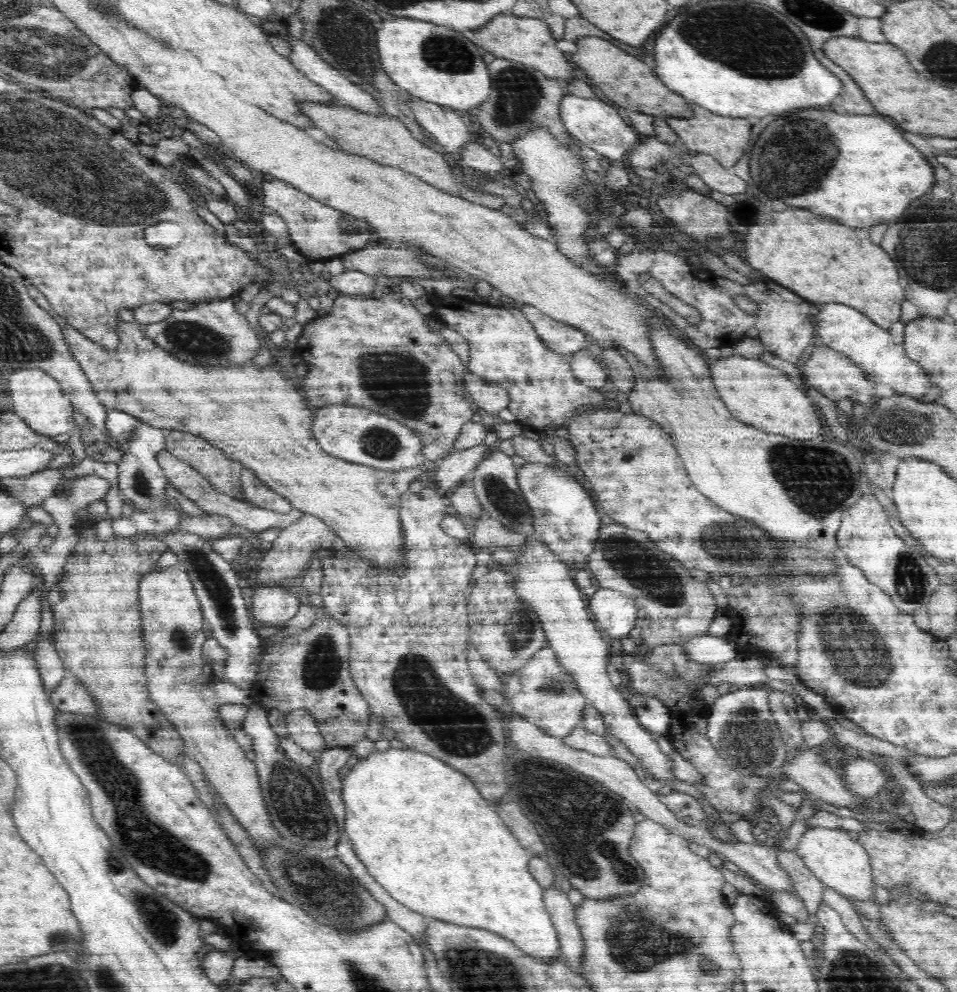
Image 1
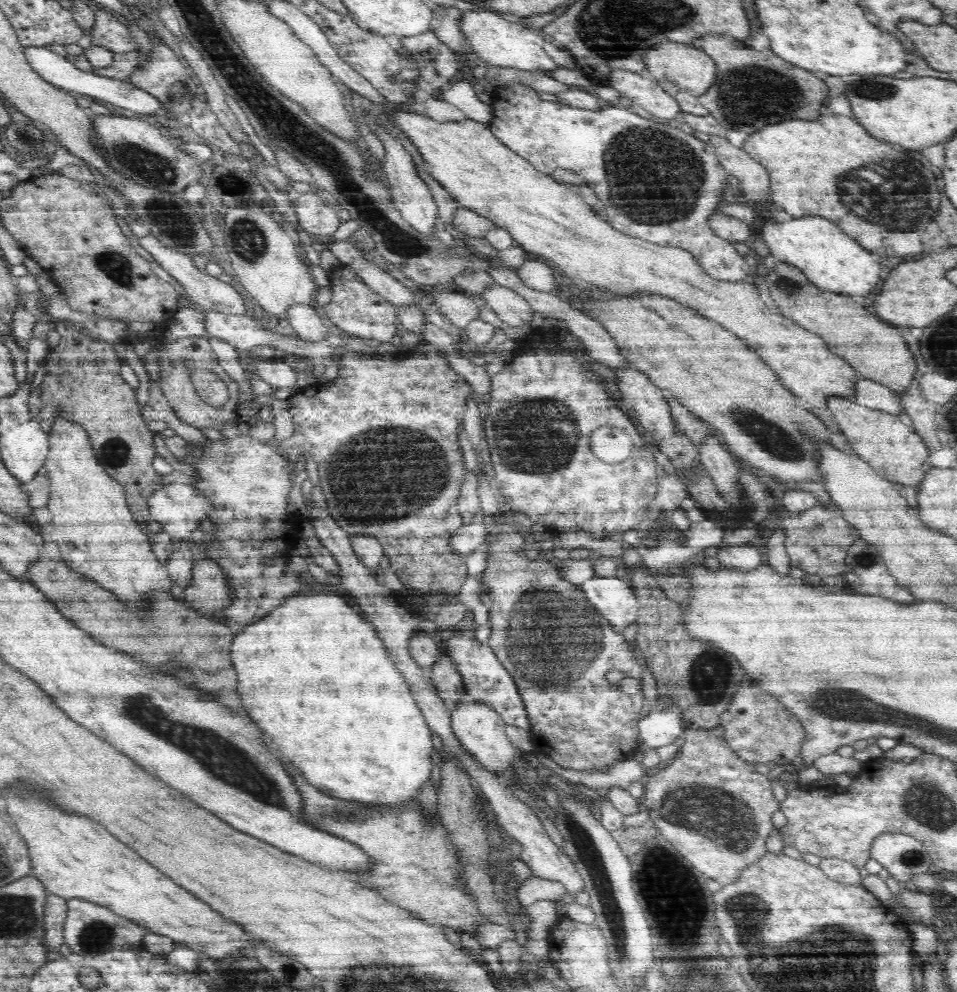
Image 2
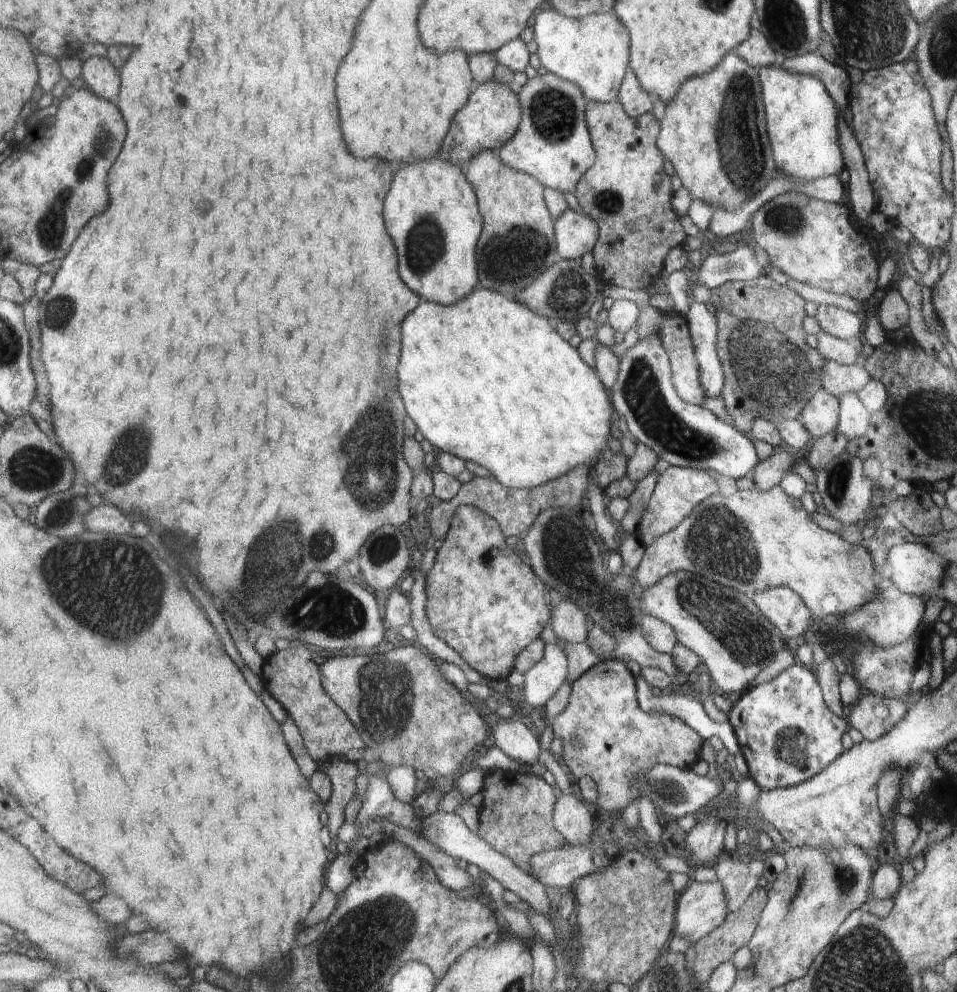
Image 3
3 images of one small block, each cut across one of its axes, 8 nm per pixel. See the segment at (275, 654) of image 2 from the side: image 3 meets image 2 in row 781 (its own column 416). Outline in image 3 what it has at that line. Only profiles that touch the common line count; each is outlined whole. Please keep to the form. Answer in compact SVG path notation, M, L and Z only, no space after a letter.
M482 286L455 305L446 306L420 300L415 312L408 318L408 322L404 322L404 354L400 354L400 382L396 382L396 386L400 386L400 398L404 398L404 406L408 406L410 420L415 422L416 428L430 444L436 446L440 452L449 452L462 458L464 462L480 464L508 488L531 489L546 485L556 478L566 477L579 465L589 466L594 460L600 460L600 457L604 456L600 452L606 448L612 402L608 402L608 394L602 386L600 377L592 370L588 370L588 366L582 362L578 352L566 342L559 331L550 326L550 321L544 318L544 315L538 316L536 311L530 310L523 303Z

